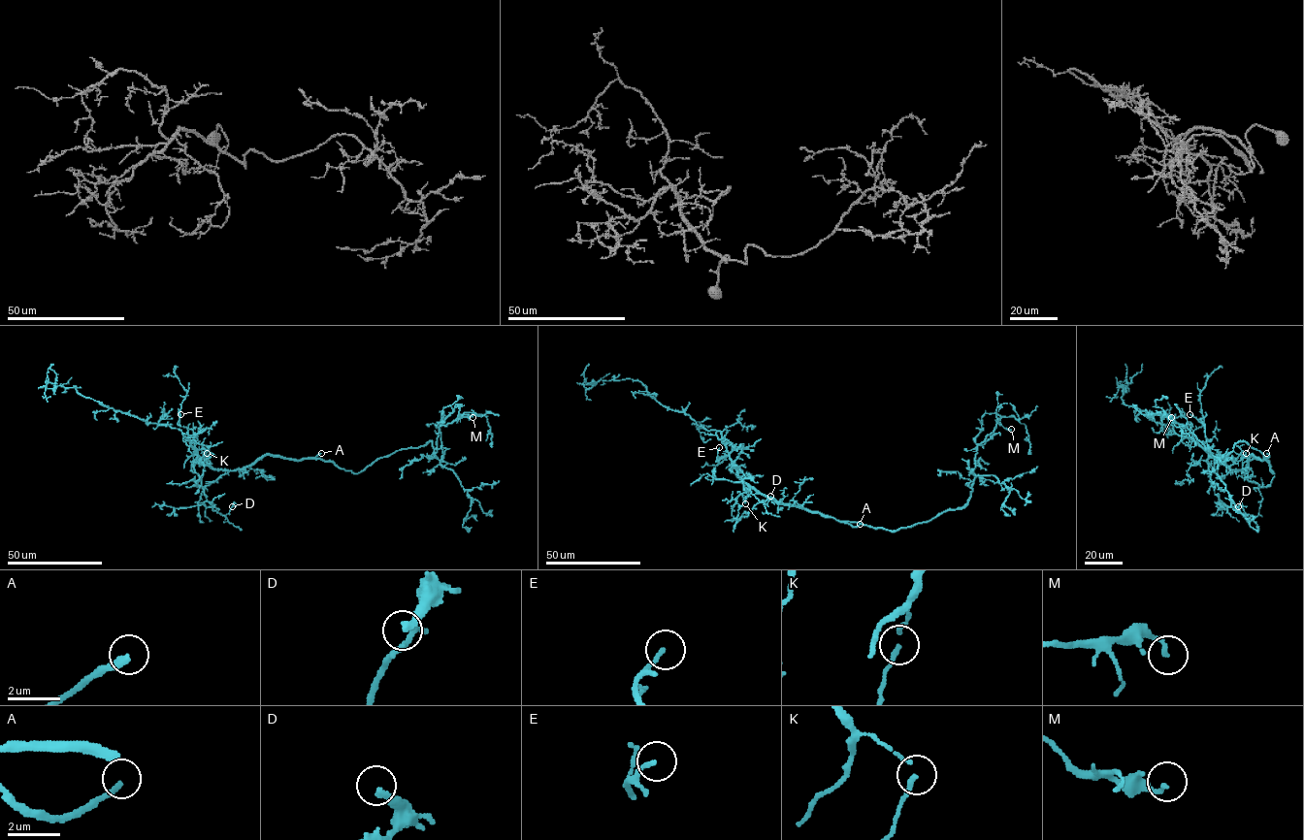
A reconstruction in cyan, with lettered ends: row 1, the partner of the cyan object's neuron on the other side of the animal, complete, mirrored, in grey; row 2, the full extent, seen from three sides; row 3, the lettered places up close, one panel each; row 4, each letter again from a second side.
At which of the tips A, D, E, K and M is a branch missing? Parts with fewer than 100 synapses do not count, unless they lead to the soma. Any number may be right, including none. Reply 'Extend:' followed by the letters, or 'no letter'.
Extend: A

